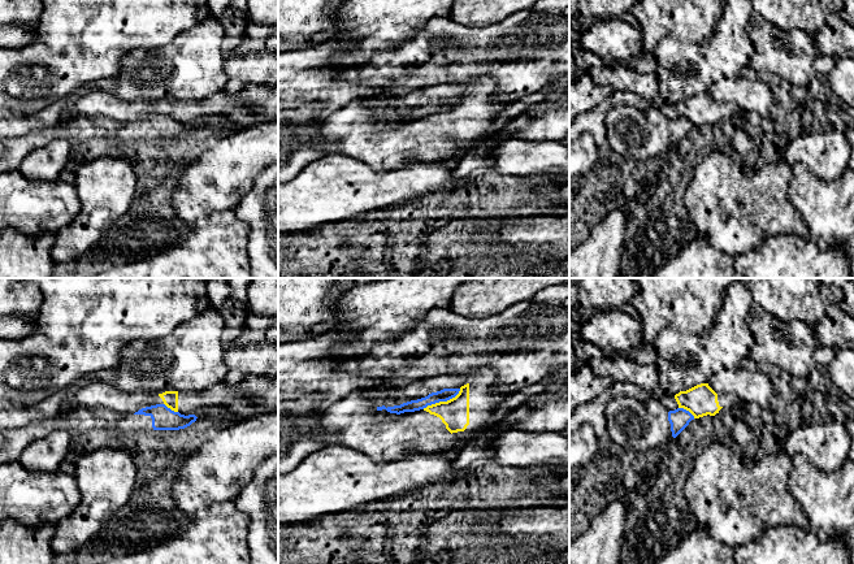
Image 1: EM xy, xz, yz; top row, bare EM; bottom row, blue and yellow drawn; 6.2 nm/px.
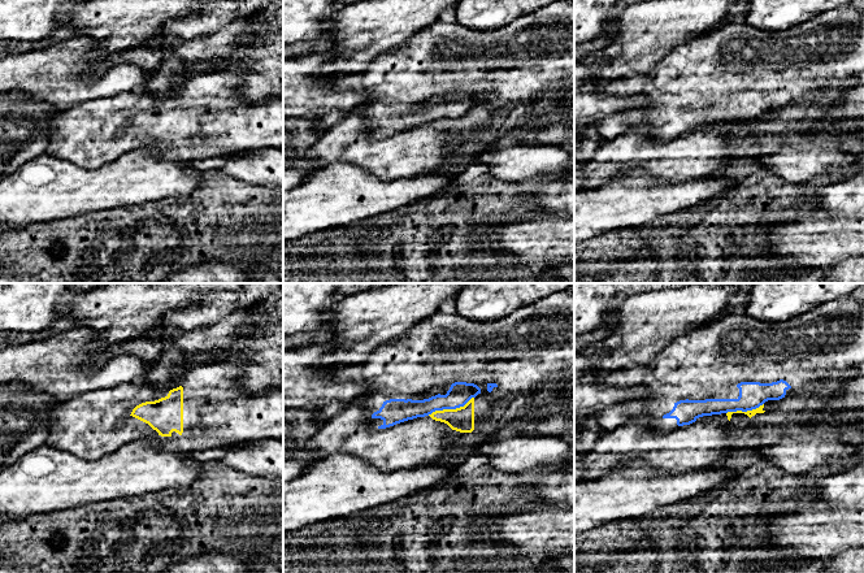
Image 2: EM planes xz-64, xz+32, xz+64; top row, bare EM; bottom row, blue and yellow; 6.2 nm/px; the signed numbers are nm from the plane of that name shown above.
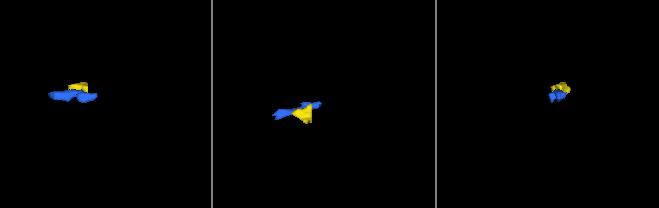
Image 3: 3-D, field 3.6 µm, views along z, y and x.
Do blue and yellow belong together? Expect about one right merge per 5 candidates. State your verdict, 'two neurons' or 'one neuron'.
two neurons

